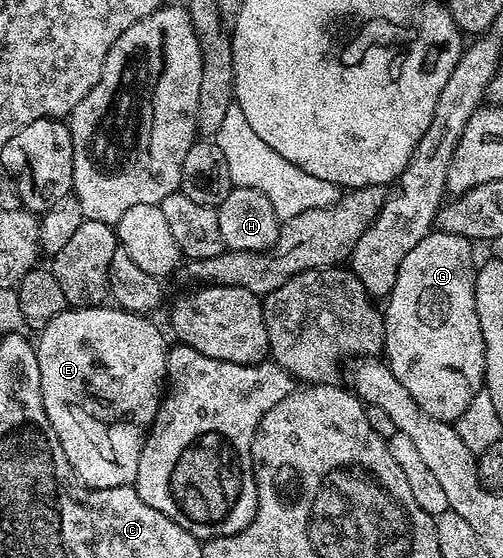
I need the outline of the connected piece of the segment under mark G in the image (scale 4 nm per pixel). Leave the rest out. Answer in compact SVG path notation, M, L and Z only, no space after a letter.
M435 229L431 234L426 235L421 241L417 241L417 246L413 248L405 257L405 261L401 261L401 265L397 269L397 281L393 285L390 295L386 296L385 310L383 311L383 328L385 329L385 337L383 338L383 351L385 352L385 362L390 367L393 377L397 377L397 381L401 381L401 385L405 385L405 389L409 389L409 397L413 397L413 401L417 401L417 405L421 405L421 409L425 409L425 413L429 413L429 417L437 417L441 421L454 424L455 420L461 417L461 413L465 413L465 409L469 409L469 401L473 401L473 397L479 391L484 390L485 380L485 341L481 337L481 325L477 321L477 301L475 300L475 272L477 270L477 258L471 252L473 247L472 240L465 237L457 237L450 235L444 231Z

